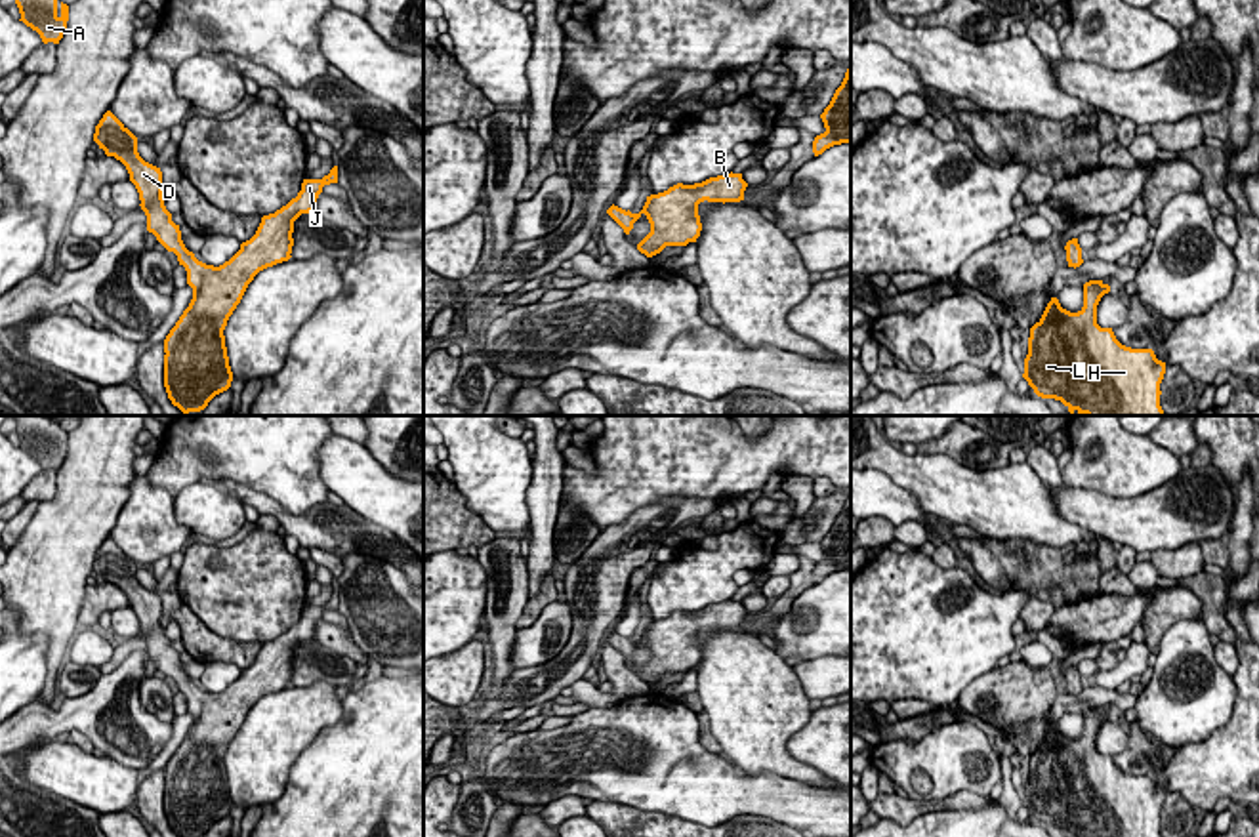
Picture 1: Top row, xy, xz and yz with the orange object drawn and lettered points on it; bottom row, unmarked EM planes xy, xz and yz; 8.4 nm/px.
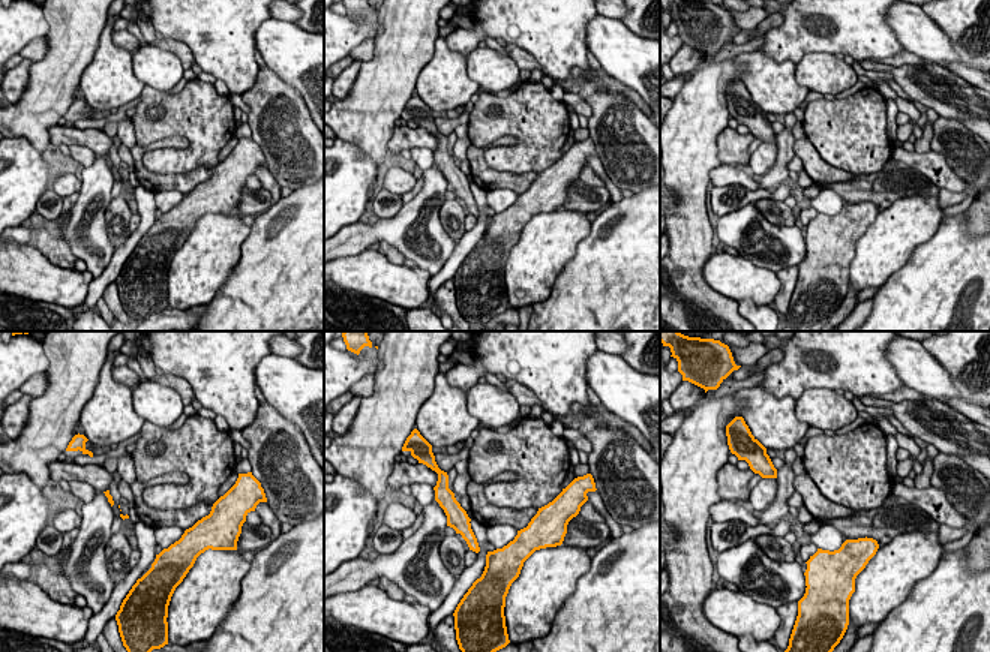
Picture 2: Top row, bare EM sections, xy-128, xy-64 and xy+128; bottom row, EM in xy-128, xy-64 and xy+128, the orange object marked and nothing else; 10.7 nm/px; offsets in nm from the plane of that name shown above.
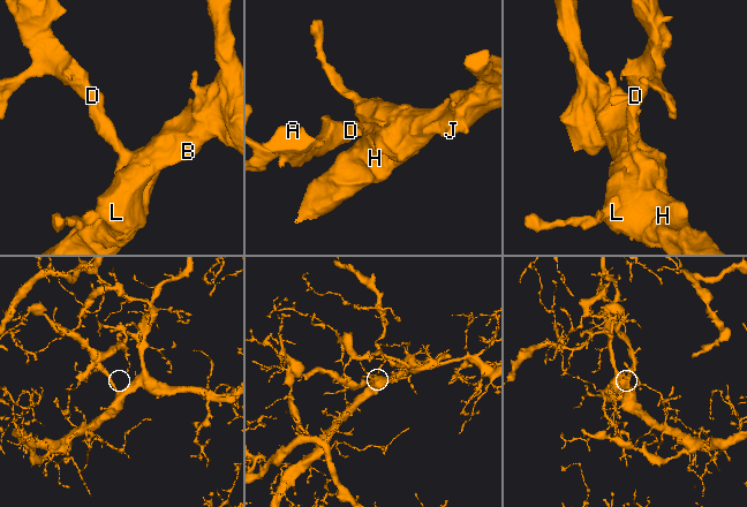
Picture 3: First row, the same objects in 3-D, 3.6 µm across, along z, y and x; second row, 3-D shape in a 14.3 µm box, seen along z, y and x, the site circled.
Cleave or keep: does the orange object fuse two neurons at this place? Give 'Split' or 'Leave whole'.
Leave whole

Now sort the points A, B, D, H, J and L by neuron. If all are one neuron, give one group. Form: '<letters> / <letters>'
A B D H J L

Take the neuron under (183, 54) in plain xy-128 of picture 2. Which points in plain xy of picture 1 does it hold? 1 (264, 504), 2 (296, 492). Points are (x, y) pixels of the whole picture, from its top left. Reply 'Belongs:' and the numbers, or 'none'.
Belongs: 1

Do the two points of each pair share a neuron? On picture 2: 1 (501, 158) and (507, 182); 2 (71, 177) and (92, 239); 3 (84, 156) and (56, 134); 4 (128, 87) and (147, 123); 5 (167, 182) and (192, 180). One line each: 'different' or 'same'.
1: different
2: different
3: different
4: different
5: same

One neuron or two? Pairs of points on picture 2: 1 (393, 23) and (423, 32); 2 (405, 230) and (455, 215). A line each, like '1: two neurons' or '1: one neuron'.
1: one neuron
2: two neurons

